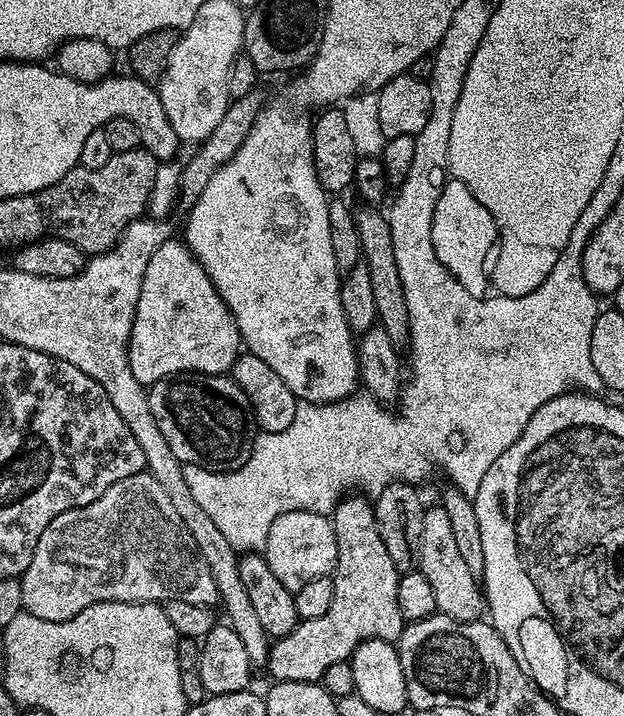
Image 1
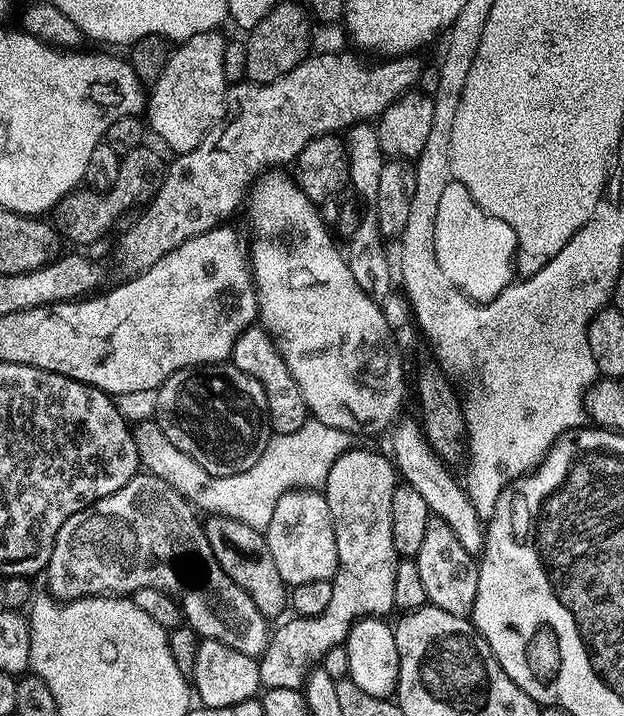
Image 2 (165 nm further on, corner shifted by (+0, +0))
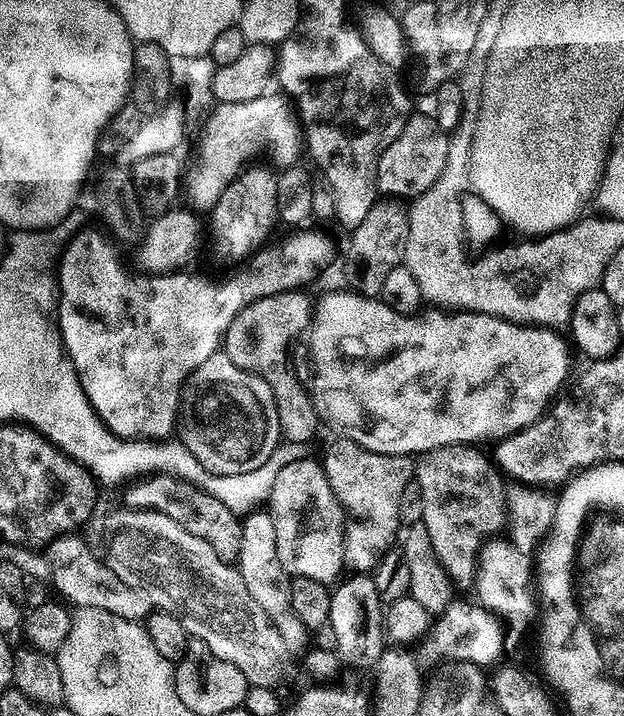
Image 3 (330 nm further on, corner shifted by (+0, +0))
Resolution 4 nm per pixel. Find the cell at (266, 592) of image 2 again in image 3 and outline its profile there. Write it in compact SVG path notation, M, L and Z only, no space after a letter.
M151 475L149 478L141 479L128 489L130 489L129 492L124 496L125 505L147 507L153 511L162 512L170 518L174 518L174 522L178 522L178 526L182 526L182 530L190 530L190 534L194 534L194 538L202 538L202 542L207 542L214 550L214 554L218 554L218 558L222 558L222 562L235 565L239 561L242 550L241 517L234 515L224 503L218 502L218 498L214 498L214 494L206 494L206 490L185 480L162 475Z

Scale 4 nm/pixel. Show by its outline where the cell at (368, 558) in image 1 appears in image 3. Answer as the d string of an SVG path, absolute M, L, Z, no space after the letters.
M336 438L322 455L322 463L326 482L330 482L330 490L334 490L348 519L344 526L345 565L356 574L371 573L401 535L398 501L402 490L413 483L413 457L378 454L353 440Z

